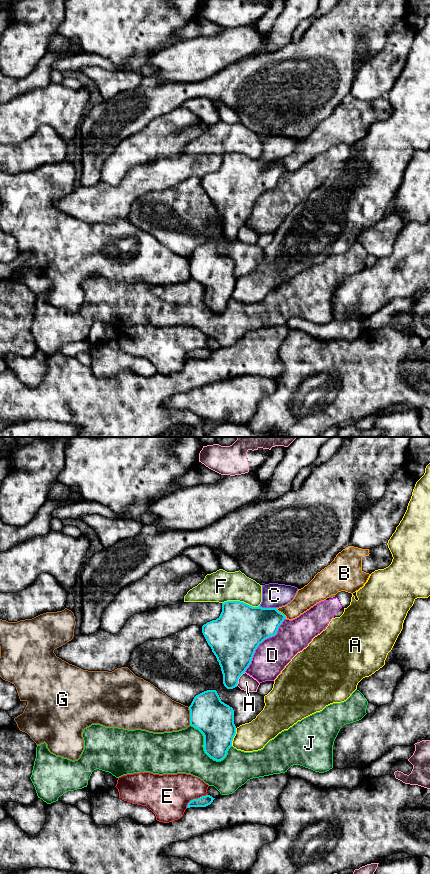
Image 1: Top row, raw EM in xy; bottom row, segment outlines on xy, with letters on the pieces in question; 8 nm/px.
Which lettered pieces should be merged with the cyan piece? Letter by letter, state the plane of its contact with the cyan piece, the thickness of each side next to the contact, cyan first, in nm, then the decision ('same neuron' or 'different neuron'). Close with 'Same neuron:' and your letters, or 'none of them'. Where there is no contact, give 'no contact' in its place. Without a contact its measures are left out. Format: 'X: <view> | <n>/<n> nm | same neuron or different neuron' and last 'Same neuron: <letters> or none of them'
A: xy | 300/240 nm | different neuron
B: xy | 280/170 nm | different neuron
C: xy | 360/200 nm | same neuron
D: xy | 400/280 nm | different neuron
E: xy | 90/360 nm | different neuron
F: xy | 400/260 nm | different neuron
G: xy | 300/300 nm | different neuron
H: xy | 320/130 nm | different neuron
J: xy | 300/340 nm | different neuron
Same neuron: C

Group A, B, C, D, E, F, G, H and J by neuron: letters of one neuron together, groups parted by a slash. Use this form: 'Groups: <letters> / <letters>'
Groups: A / B J / C / D / E / F / G / H

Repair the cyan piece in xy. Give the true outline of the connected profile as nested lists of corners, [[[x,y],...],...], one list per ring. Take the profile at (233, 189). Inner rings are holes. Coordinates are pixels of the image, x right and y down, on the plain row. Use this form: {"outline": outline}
{"outline": [[[240,153],[222,155],[222,164],[216,172],[202,178],[202,185],[217,210],[227,241],[237,239],[239,229],[251,216],[255,202],[265,191],[275,188],[286,168],[277,160],[252,159]]]}

